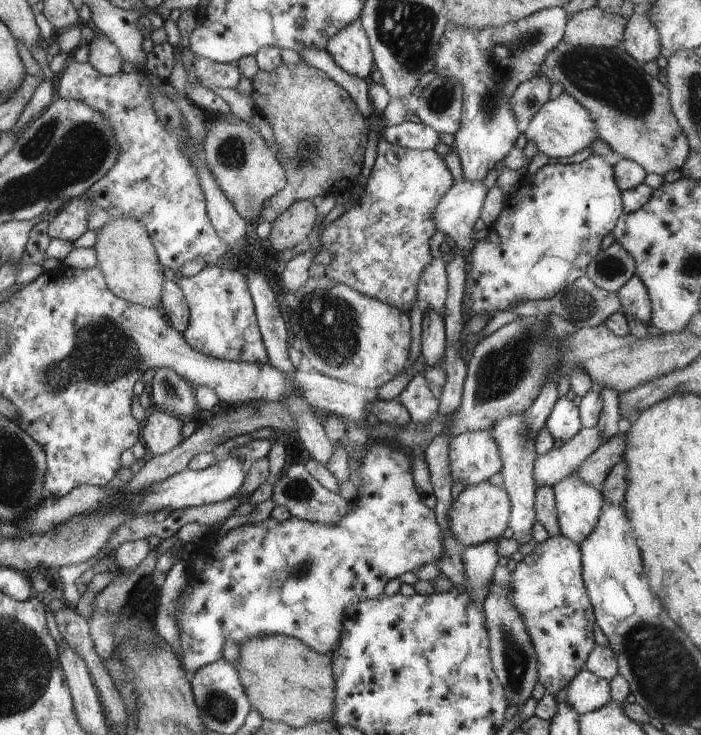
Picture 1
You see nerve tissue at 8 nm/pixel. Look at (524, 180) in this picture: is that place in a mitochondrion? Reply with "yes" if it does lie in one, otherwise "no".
no

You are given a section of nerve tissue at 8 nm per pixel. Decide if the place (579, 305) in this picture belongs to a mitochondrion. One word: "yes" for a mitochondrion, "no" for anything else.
yes

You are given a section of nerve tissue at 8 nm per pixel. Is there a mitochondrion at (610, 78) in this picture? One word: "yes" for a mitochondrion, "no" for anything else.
yes

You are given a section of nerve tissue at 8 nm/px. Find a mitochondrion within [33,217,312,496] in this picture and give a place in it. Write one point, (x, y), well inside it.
(102, 351)

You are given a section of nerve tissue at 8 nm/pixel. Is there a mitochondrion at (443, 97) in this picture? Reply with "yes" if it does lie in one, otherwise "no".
yes

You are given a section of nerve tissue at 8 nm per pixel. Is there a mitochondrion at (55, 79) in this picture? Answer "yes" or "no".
no

